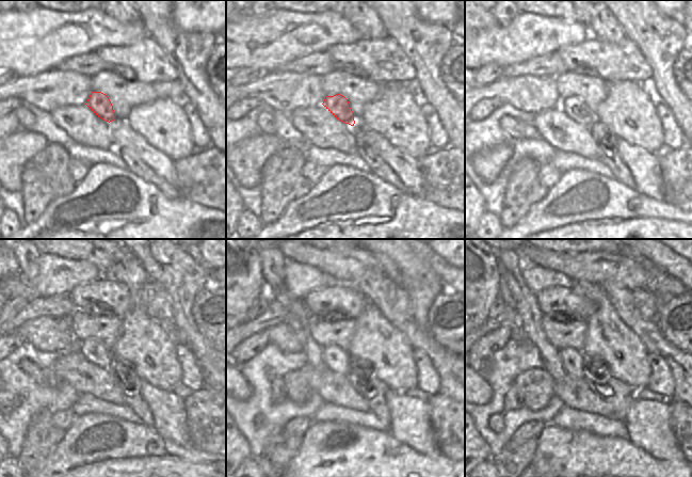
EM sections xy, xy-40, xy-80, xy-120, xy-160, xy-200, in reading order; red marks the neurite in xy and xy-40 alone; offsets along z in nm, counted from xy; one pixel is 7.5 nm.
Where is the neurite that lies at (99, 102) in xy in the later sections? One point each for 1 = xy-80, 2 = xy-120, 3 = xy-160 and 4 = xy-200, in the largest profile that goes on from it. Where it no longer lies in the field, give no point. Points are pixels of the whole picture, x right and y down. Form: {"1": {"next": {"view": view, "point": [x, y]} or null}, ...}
{"1": {"next": {"view": "xy-80", "point": [575, 108]}}, "2": {"next": {"view": "xy-120", "point": [93, 349]}}, "3": {"next": {"view": "xy-160", "point": [336, 359]}}, "4": {"next": {"view": "xy-200", "point": [573, 360]}}}

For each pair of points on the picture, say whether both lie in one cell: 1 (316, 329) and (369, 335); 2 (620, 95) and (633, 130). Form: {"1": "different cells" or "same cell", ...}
{"1": "different cells", "2": "same cell"}

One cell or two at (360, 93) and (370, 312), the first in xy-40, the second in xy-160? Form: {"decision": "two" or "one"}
{"decision": "two"}

